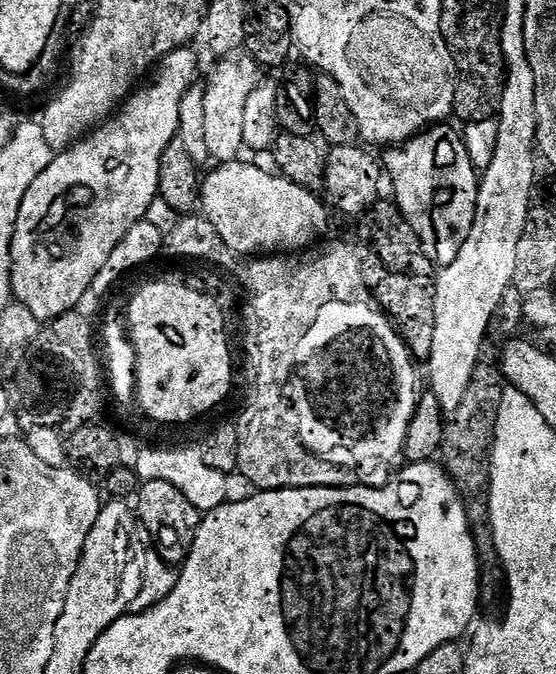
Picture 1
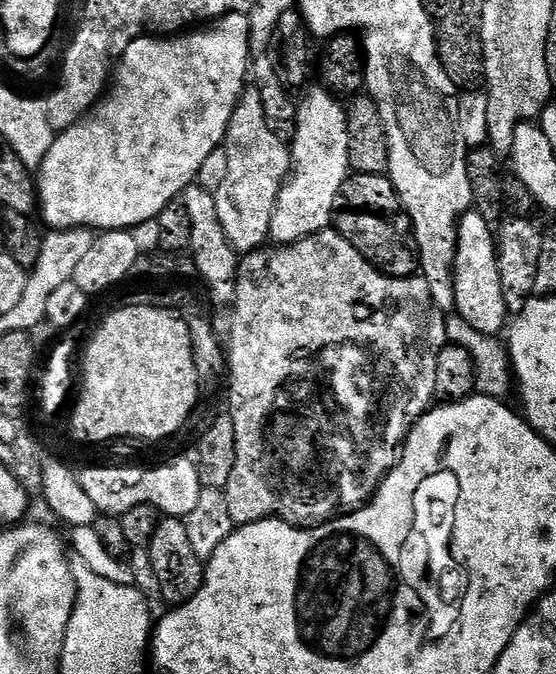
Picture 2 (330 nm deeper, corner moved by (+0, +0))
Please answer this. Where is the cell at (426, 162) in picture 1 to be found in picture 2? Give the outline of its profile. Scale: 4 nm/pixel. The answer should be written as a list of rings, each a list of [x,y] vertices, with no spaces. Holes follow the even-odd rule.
[[[469,210],[460,217],[456,226],[456,261],[452,267],[455,311],[463,320],[470,322],[474,330],[495,337],[500,331],[505,331],[510,316],[502,298],[502,278],[498,274],[496,261],[497,247],[493,225],[482,218],[480,212]]]

